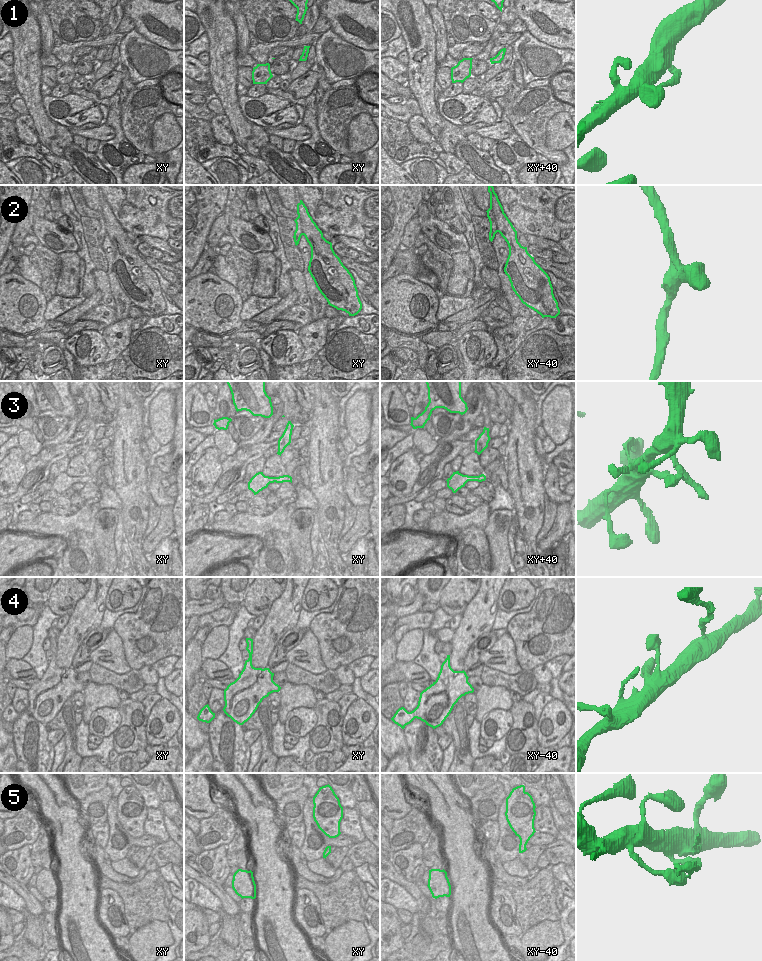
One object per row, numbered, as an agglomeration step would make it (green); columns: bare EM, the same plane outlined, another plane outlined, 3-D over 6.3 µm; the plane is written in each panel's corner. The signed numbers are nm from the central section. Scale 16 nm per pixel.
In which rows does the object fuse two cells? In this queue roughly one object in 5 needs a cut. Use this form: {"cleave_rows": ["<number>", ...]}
{"cleave_rows": ["2"]}

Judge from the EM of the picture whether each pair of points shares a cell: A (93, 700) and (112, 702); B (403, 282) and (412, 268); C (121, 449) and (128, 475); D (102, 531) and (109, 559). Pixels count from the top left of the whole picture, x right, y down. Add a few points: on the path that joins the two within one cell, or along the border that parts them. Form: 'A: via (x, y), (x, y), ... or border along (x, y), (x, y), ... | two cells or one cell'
A: via (98, 700), (107, 700) | one cell
B: border along (402, 272), (415, 277) | two cells
C: via (127, 455), (128, 469) | one cell
D: via (103, 538), (106, 552) | one cell

